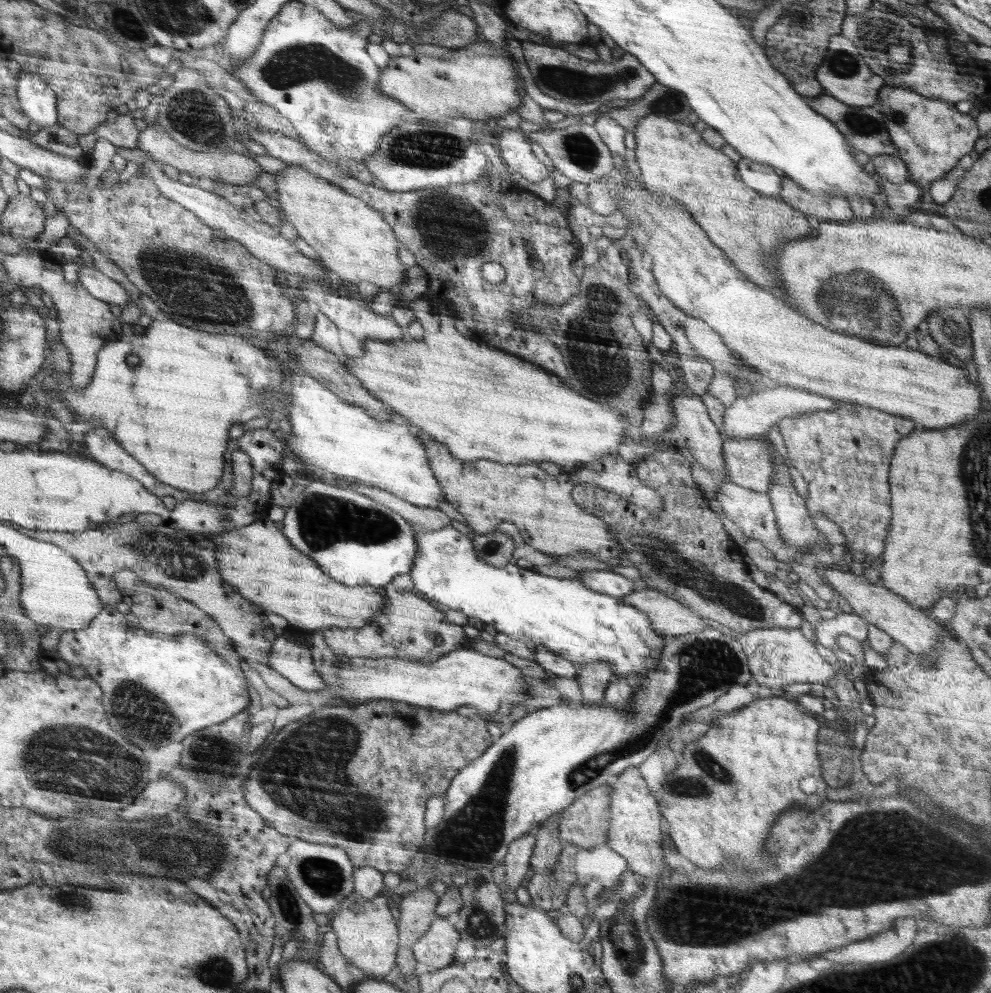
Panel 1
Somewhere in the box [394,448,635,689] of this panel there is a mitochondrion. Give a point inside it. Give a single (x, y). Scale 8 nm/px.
(491, 547)

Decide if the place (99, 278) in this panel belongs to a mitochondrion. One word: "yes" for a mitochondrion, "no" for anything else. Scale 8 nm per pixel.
no

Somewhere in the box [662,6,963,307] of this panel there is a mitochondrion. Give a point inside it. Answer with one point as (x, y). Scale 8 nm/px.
(890, 42)

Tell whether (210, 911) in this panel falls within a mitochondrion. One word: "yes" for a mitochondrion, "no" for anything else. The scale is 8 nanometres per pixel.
no

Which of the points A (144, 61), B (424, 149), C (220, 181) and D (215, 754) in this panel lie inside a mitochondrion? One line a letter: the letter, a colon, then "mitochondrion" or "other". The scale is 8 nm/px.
A: other
B: mitochondrion
C: other
D: mitochondrion

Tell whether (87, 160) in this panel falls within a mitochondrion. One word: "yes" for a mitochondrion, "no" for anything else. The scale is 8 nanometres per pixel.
no

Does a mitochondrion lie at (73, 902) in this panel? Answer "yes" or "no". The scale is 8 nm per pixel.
yes

